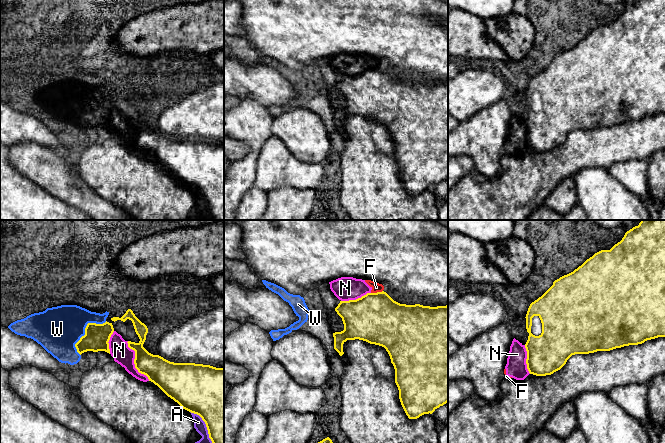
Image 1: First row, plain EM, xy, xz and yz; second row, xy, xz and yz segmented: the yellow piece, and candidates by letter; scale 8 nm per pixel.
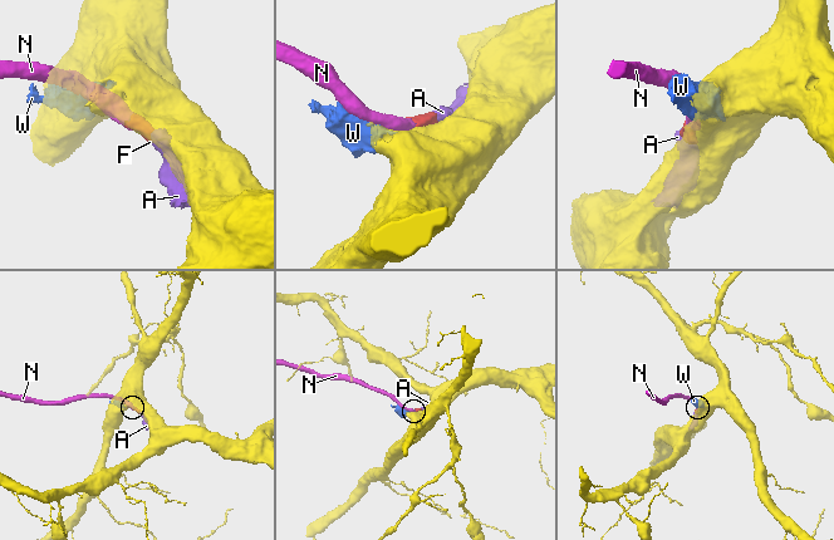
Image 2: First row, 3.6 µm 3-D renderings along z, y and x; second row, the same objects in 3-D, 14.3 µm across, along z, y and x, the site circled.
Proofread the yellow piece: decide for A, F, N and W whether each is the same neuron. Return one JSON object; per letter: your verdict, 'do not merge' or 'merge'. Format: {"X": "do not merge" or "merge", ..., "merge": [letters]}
{"A": "do not merge", "F": "do not merge", "N": "do not merge", "W": "merge", "merge": ["W"]}

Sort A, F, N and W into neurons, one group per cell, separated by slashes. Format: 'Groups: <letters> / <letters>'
Groups: A F N / W

